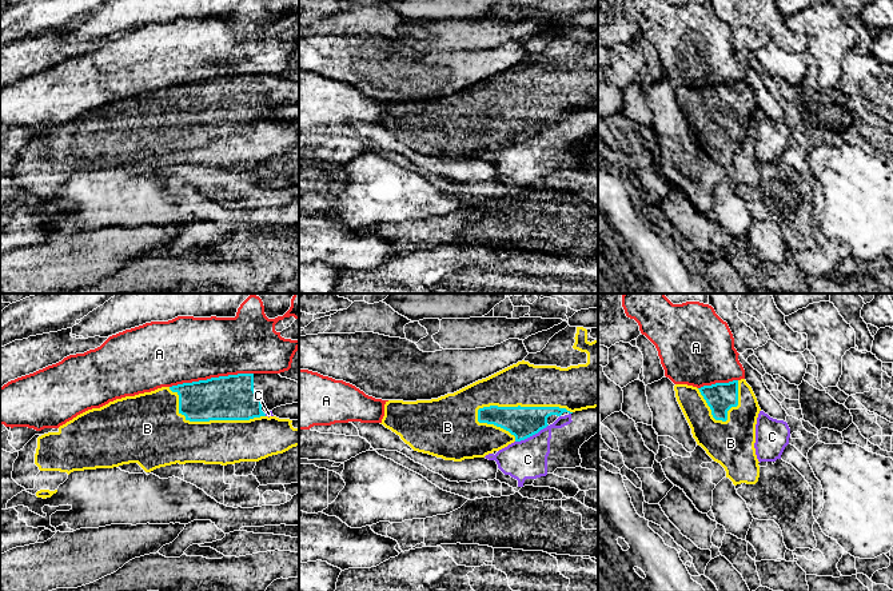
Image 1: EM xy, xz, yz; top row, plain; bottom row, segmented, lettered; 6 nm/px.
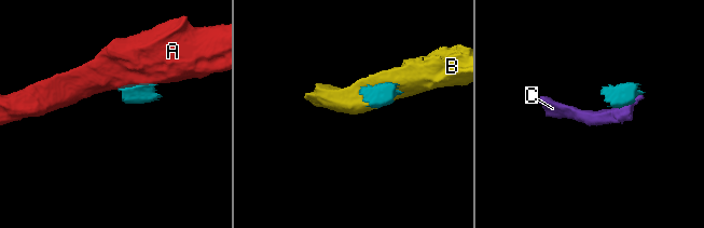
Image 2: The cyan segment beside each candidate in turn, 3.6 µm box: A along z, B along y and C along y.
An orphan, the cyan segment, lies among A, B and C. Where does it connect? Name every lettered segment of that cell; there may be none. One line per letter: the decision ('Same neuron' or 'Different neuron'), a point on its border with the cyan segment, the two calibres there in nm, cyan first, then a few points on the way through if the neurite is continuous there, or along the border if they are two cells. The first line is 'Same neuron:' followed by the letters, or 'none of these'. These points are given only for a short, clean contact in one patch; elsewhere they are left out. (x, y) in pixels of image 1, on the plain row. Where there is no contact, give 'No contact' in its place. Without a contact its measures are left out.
Same neuron: B
A: Different neuron. Touches cyan at xy (211, 79). Thickness 280 nm (cyan) against 400 nm
B: Same neuron. Touches cyan at xz (519, 107). Thickness 190 nm (cyan) against 260 nm
C: Different neuron. Touches cyan at xz (531, 136). Thickness 190 nm (cyan) against 240 nm. Boundary: xz (547, 126), (515, 143)

